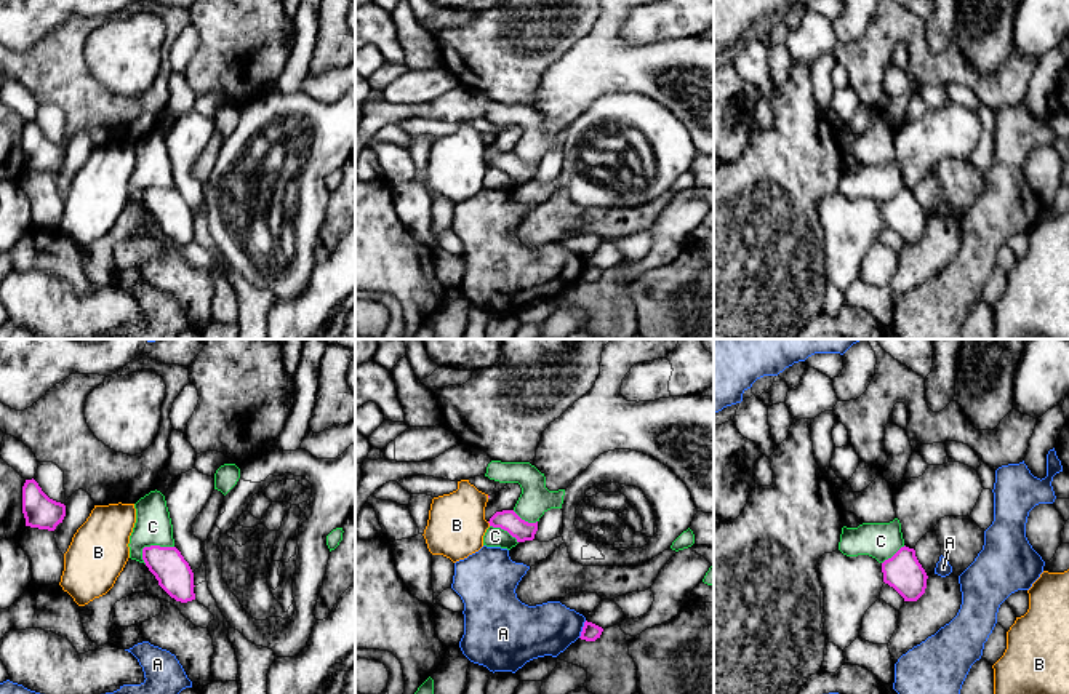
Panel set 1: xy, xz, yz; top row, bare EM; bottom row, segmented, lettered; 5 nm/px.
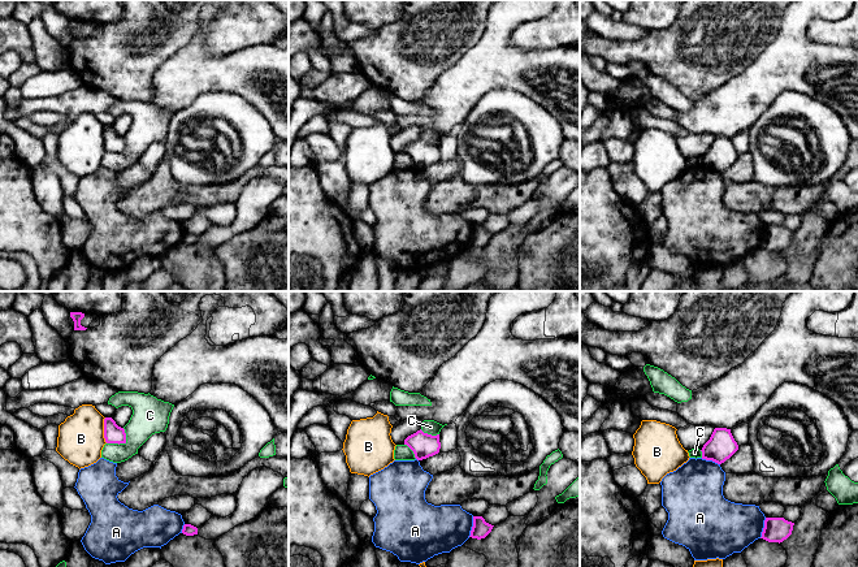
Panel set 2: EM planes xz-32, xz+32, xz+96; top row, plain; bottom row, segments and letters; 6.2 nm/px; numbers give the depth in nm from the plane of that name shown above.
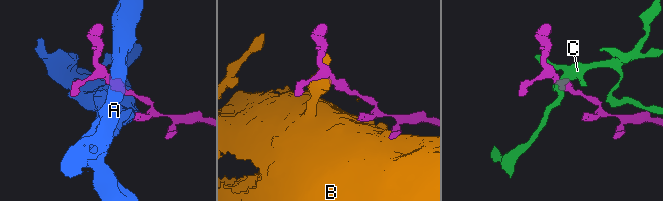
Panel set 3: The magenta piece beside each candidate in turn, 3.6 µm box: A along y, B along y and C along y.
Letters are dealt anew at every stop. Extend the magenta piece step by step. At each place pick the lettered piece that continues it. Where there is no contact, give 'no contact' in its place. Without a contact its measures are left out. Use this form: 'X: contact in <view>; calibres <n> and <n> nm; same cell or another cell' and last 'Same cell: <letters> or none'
A: contact in xz; calibres 90 and 260 nm; another cell
B: contact in xz; calibres 110 and 300 nm; another cell
C: contact in xy; calibres 180 and 180 nm; another cell
Same cell: none

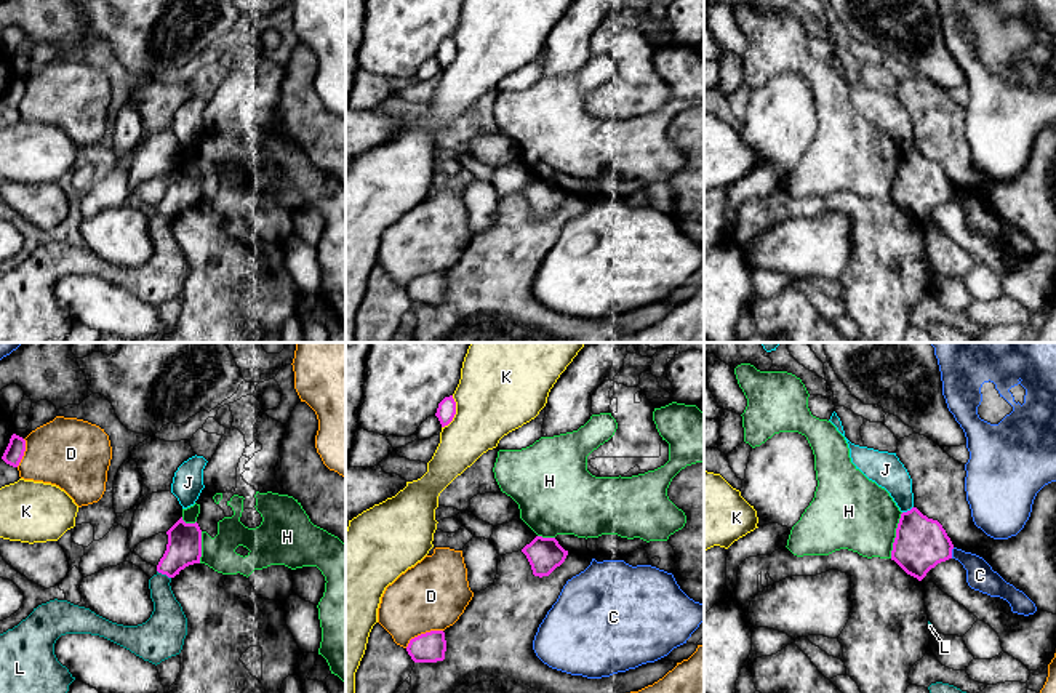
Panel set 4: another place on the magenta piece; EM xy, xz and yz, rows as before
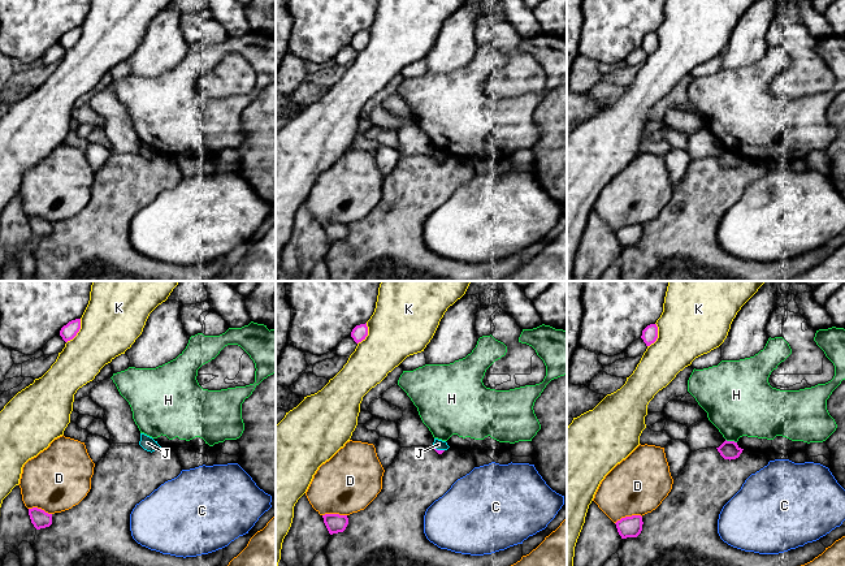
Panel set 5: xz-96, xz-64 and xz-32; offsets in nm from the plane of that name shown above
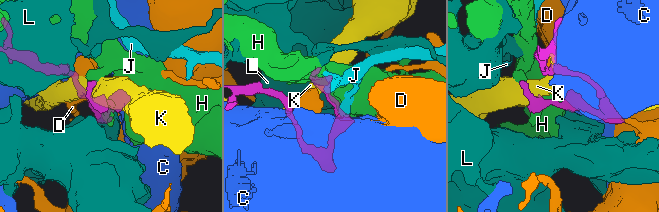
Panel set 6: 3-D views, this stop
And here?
C: contact in yz; calibres 260 and 140 nm; another cell
D: contact in xz; calibres 150 and 360 nm; same cell
H: contact in yz; calibres 260 and 380 nm; another cell
J: contact in yz; calibres 260 and 170 nm; another cell
K: contact in xz; calibres 100 and 380 nm; another cell
L: contact in xy; calibres 180 and 190 nm; another cell
Same cell: D

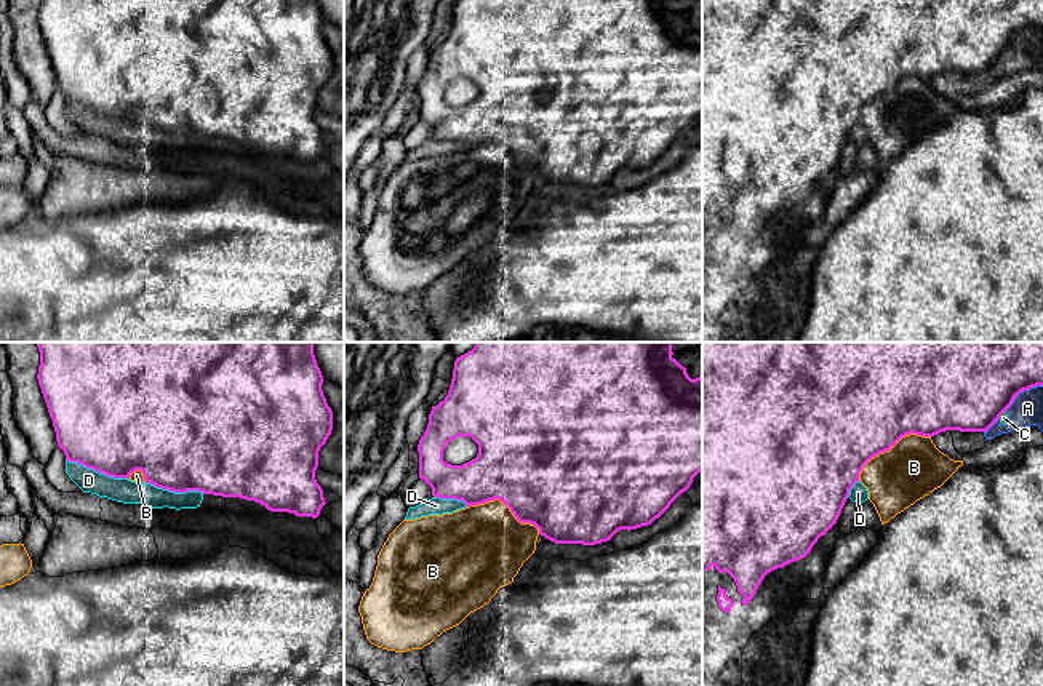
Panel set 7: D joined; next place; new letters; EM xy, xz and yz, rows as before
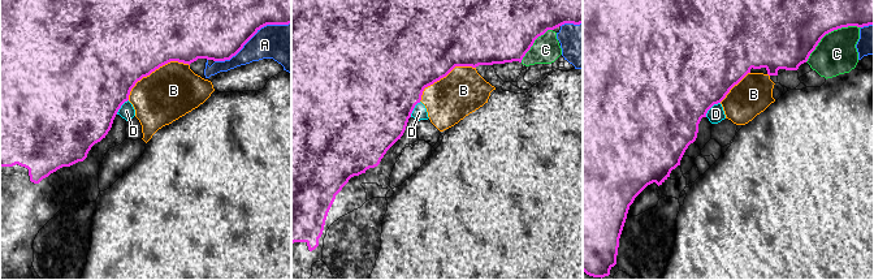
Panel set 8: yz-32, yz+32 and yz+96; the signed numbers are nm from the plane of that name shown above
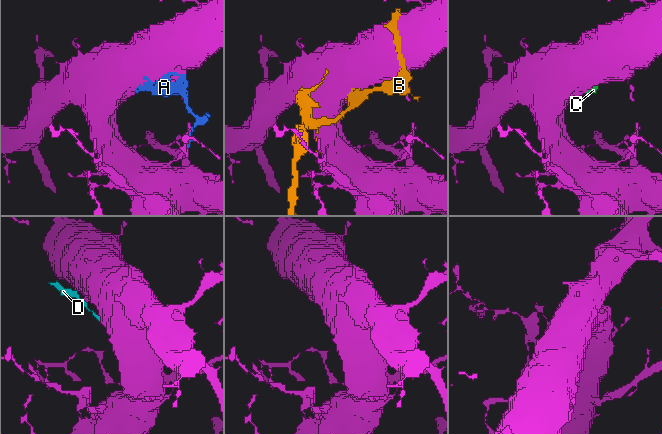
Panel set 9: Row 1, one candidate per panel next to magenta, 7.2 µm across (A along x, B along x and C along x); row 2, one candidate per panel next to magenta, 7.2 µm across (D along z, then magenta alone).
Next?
A: contact in yz; calibres 360 and 160 nm; another cell
B: contact in yz; calibres 500 and 300 nm; another cell
C: contact in yz; calibres 360 and 50 nm; another cell
D: contact in xy; calibres 500 and 130 nm; another cell
Same cell: none

